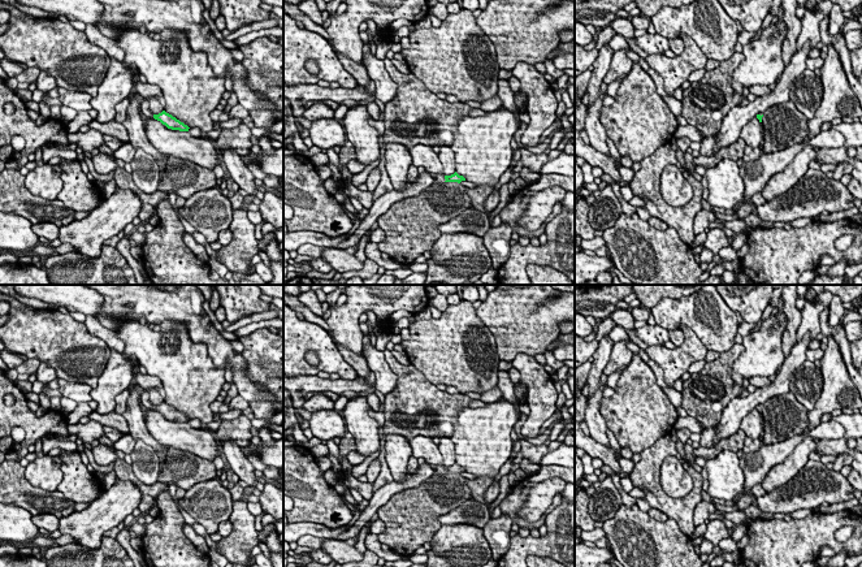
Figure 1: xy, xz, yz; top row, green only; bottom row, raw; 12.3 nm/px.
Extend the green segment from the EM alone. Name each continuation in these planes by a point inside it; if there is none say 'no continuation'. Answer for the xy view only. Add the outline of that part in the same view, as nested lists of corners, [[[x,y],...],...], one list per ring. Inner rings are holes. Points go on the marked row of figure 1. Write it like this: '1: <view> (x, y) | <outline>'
no continuation

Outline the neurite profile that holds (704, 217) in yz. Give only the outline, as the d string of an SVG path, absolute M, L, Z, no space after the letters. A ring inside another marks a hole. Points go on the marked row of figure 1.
M702 208L699 212L697 212L694 217L694 224L693 224L694 235L698 235L702 231L705 231L705 229L709 228L711 222L715 222L715 218L716 217L711 211Z

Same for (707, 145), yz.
M715 135L705 137L701 140L699 155L702 155L702 156L712 156L712 155L715 155L716 153L715 146L716 146Z

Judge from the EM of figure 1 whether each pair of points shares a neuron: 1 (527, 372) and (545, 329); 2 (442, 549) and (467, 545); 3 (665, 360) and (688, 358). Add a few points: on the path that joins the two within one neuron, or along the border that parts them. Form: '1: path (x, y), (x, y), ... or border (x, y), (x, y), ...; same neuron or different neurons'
1: border (533, 355), (519, 353), (511, 363); different neurons
2: path (449, 546), (460, 545); same neuron
3: path (670, 359), (683, 358); same neuron

